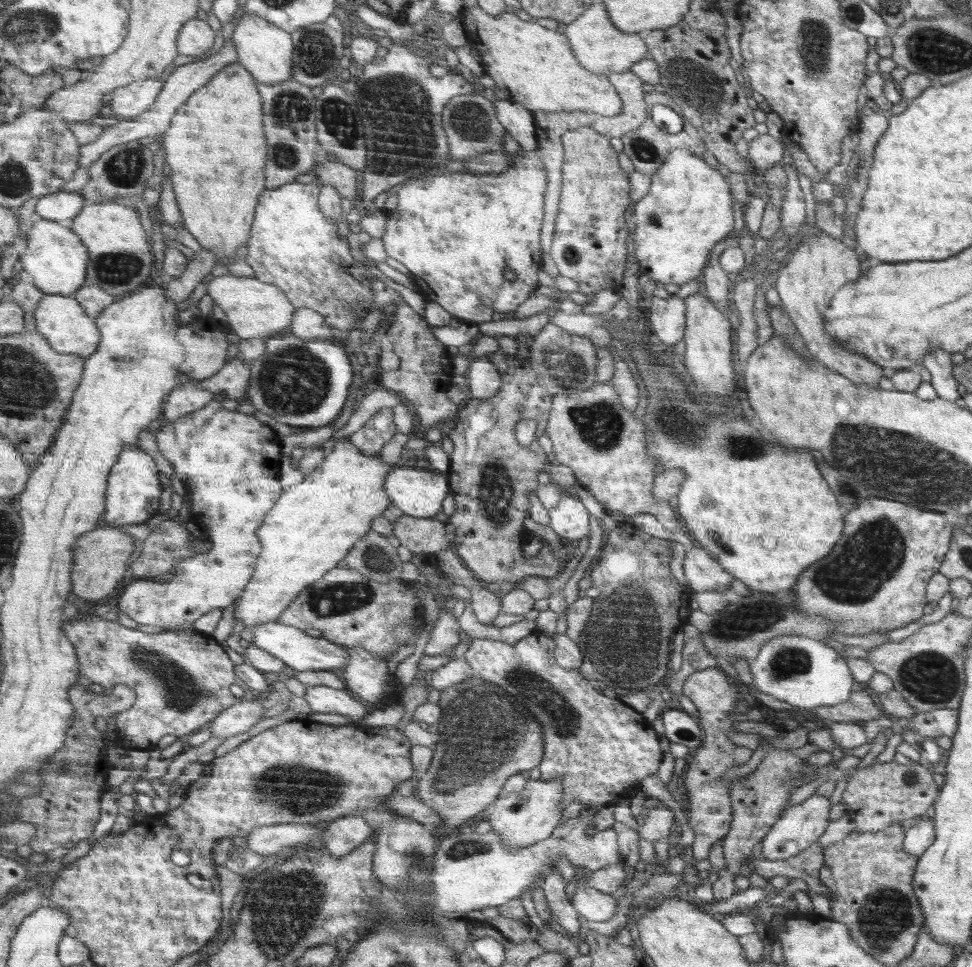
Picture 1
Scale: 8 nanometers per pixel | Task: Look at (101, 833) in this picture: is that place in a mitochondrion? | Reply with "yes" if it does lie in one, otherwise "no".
no

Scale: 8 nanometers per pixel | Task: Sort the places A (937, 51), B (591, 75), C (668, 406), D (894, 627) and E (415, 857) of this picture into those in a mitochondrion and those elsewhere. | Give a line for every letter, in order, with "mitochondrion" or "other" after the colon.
A: mitochondrion
B: other
C: mitochondrion
D: other
E: mitochondrion

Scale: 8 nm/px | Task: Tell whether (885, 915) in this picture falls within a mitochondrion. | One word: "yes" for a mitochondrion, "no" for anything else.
yes

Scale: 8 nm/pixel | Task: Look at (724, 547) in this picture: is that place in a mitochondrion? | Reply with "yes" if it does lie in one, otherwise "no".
yes

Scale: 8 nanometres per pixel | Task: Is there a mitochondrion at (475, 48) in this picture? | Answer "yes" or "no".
no

